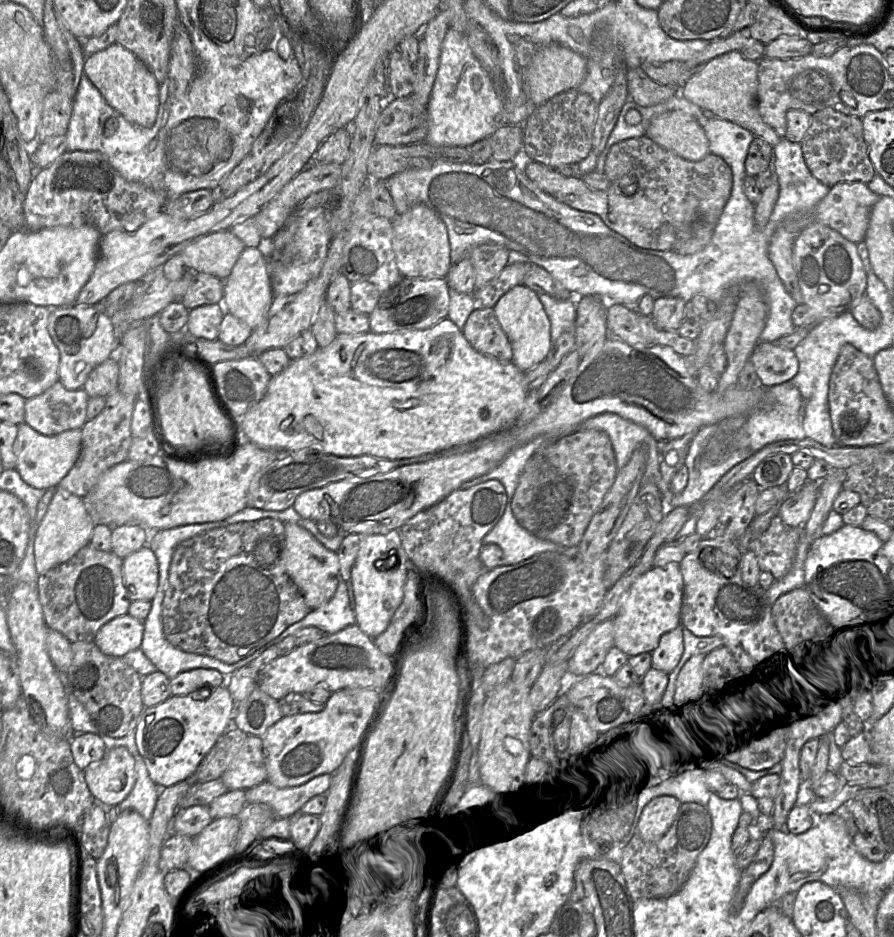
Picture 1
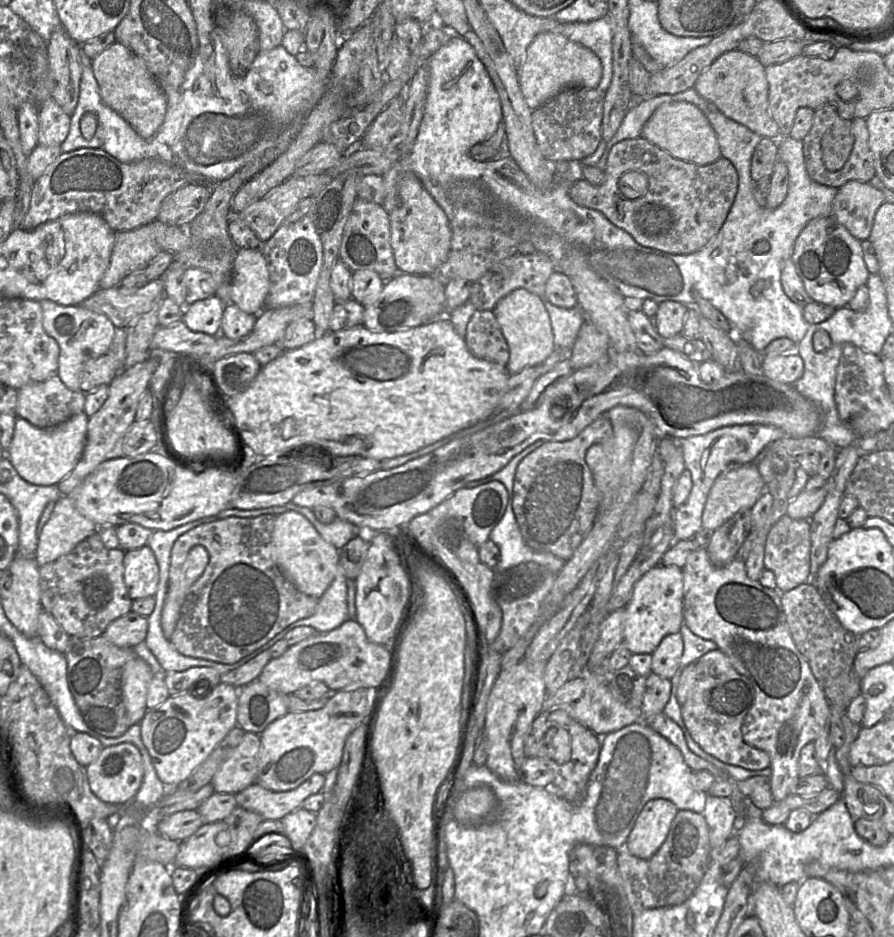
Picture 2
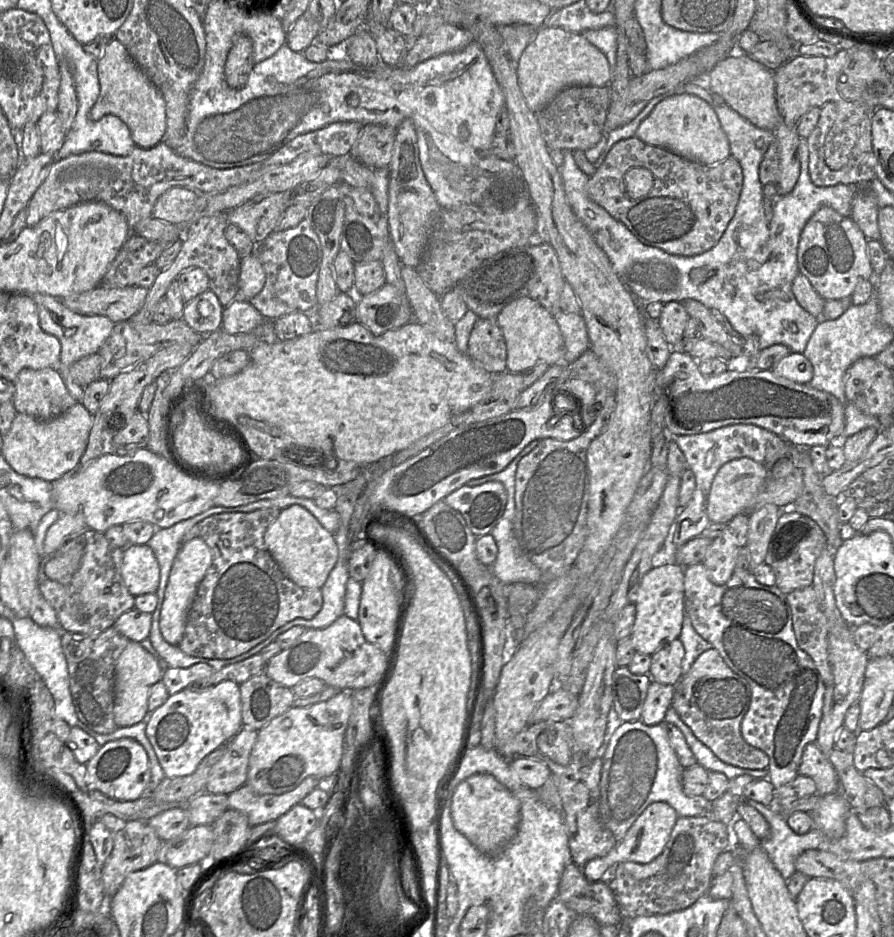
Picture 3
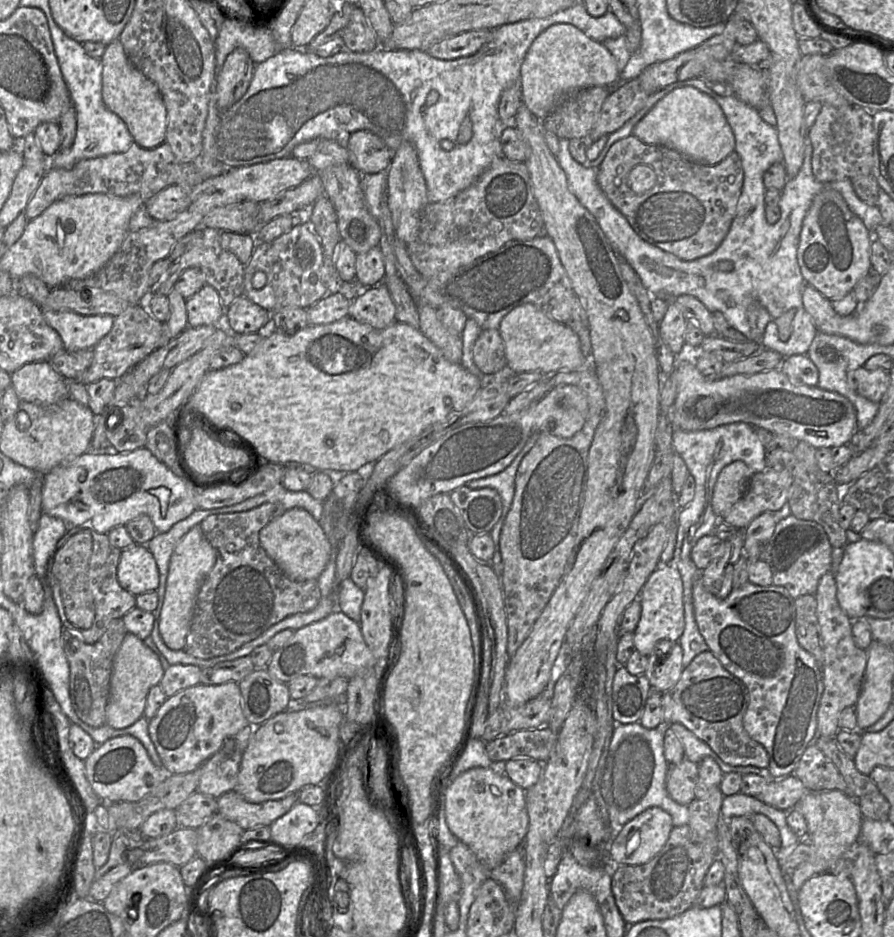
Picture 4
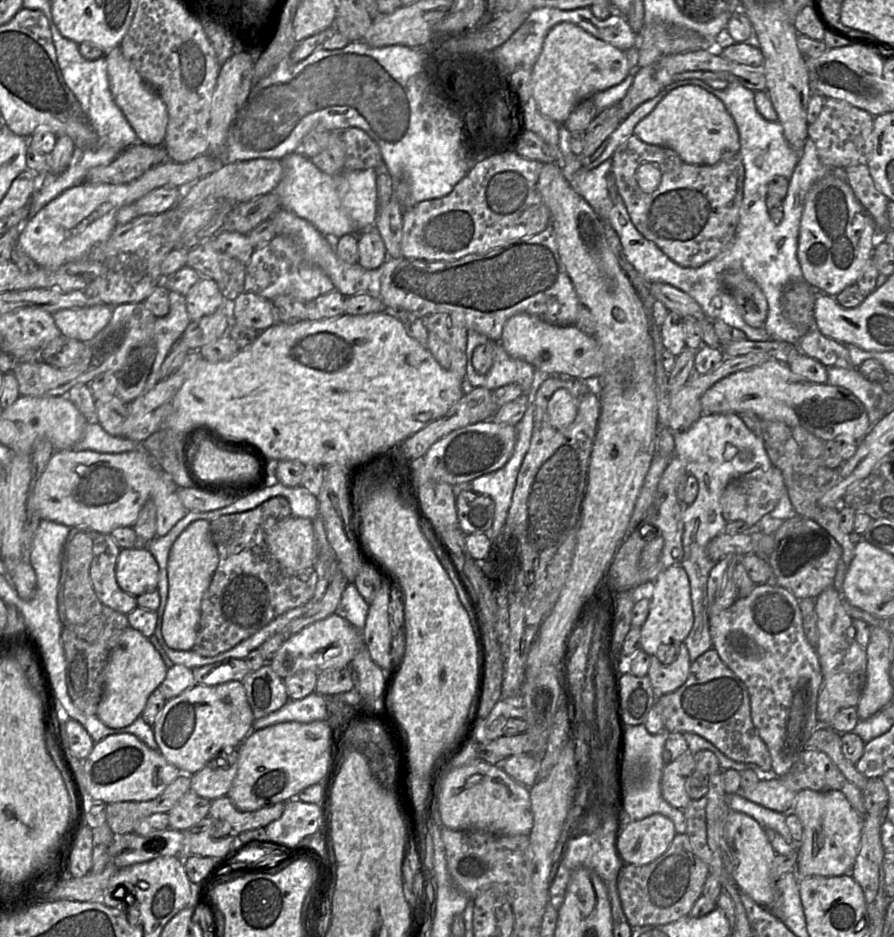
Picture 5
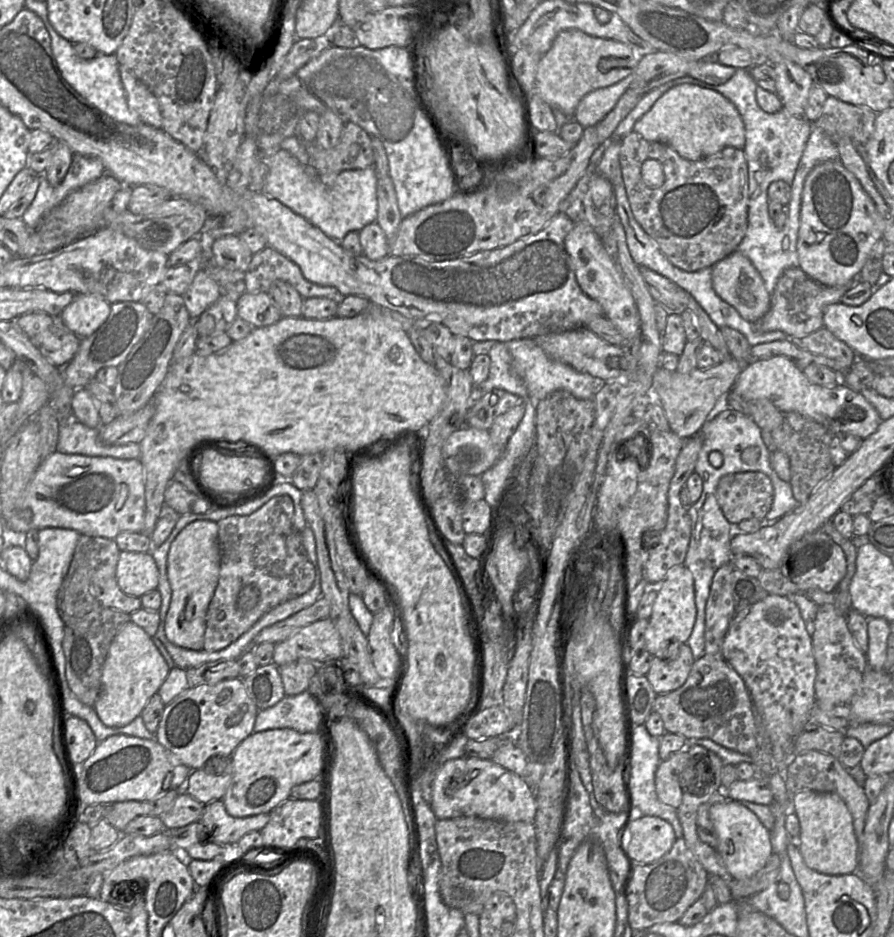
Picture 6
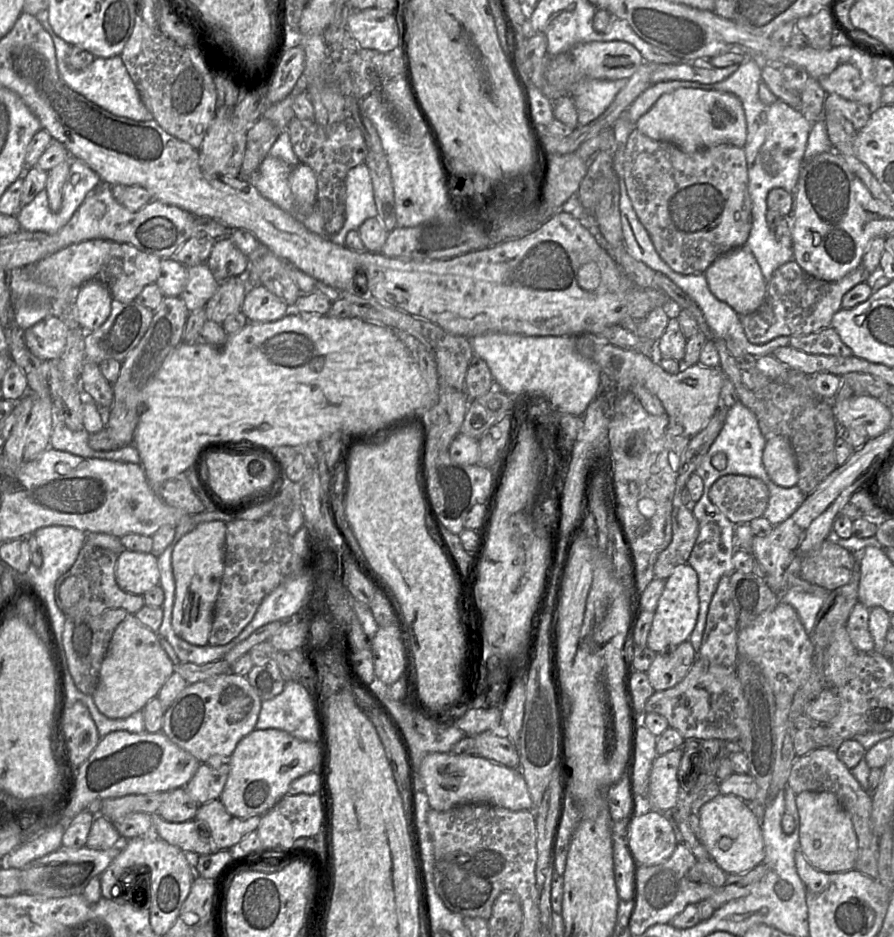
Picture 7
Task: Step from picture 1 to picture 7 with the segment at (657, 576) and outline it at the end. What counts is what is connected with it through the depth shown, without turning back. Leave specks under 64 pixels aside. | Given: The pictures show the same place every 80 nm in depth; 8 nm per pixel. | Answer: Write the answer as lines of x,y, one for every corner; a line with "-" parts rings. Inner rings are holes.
689,564
677,566
665,580
663,592
654,611
647,637
647,647
659,653
670,653
670,649
690,637
699,612
698,576

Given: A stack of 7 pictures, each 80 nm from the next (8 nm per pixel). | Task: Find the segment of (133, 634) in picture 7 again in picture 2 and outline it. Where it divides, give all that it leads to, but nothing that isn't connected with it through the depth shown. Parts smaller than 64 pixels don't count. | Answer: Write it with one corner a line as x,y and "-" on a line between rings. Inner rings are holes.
139,656
130,659
122,674
122,695
130,725
140,724
148,711
146,700
154,677
151,667

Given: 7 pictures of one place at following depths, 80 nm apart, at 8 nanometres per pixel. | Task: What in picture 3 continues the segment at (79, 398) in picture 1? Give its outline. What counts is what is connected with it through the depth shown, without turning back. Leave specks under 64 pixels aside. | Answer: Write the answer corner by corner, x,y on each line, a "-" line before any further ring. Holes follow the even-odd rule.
57,367
24,368
13,383
15,394
12,401
17,413
40,421
52,420
77,403

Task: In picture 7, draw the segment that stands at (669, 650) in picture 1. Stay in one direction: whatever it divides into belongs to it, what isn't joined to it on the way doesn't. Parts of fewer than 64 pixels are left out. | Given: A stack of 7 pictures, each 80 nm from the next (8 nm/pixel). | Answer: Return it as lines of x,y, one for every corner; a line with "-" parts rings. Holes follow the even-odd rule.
687,640
670,653
656,654
646,674
654,691
663,691
680,683
693,663
697,652

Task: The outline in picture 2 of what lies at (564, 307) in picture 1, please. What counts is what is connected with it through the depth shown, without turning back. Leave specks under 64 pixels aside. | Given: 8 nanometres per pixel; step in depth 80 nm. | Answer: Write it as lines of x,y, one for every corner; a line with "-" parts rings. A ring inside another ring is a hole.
543,299
544,306
549,314
554,337
554,350
569,354
584,322
584,315
578,306
570,309
553,305

